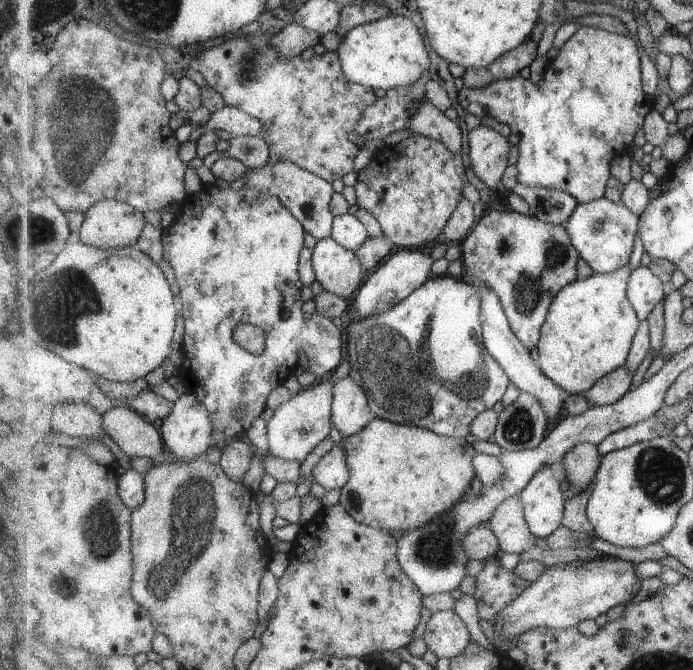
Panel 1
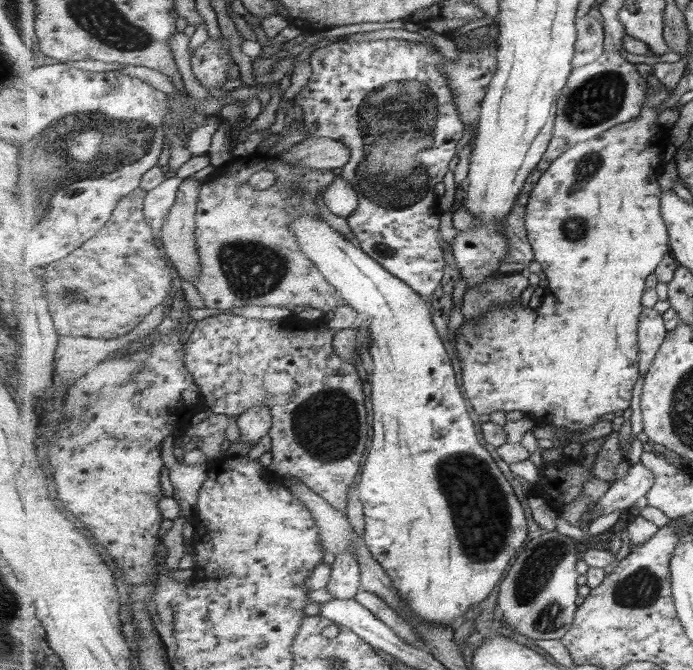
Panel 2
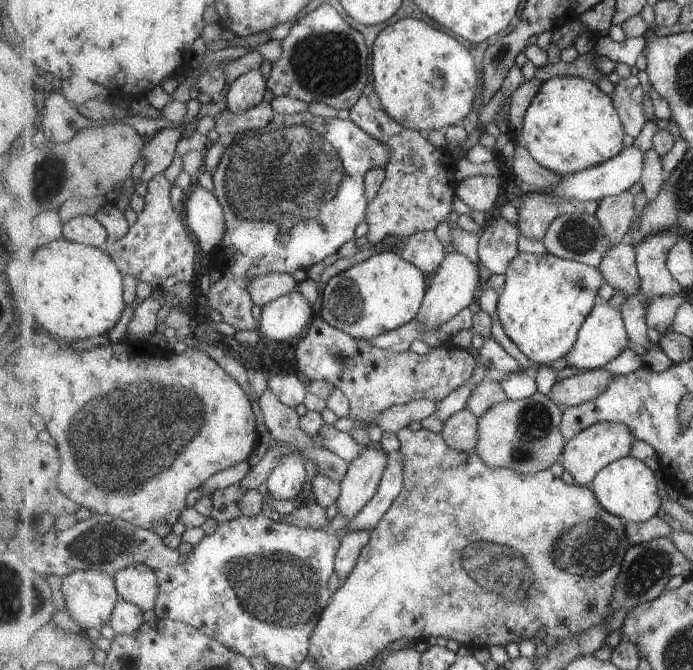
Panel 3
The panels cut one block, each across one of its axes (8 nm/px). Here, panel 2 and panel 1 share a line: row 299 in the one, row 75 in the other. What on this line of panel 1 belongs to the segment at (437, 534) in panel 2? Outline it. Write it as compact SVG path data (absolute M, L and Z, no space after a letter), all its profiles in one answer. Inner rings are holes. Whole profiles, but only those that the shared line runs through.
M389 15L378 21L369 24L359 25L353 28L349 34L342 40L337 49L339 60L343 68L343 74L357 84L366 86L373 90L387 90L391 88L407 88L423 78L423 74L428 75L431 72L431 61L425 38L417 30L417 25L402 15Z

